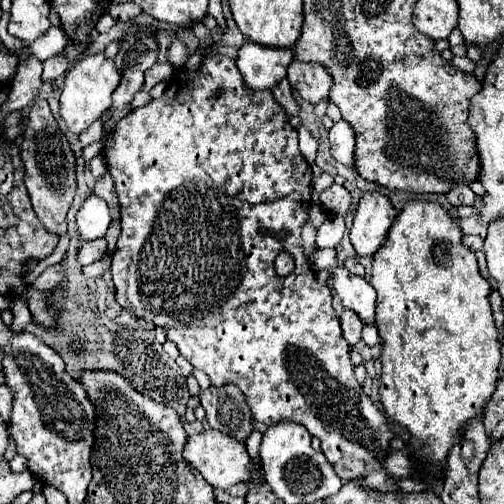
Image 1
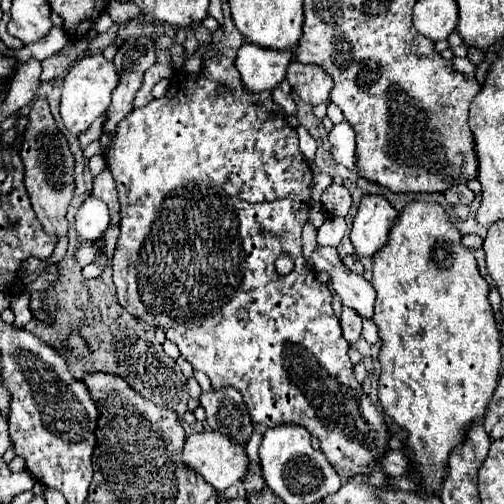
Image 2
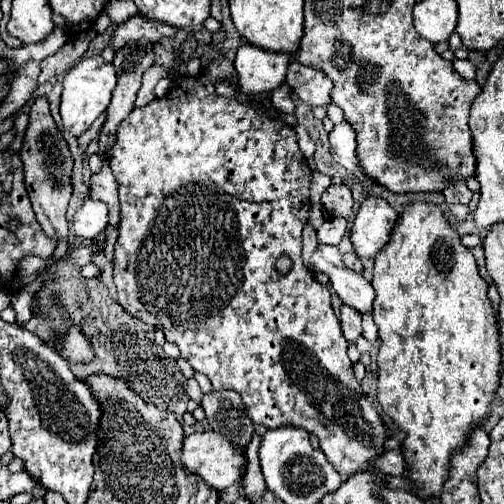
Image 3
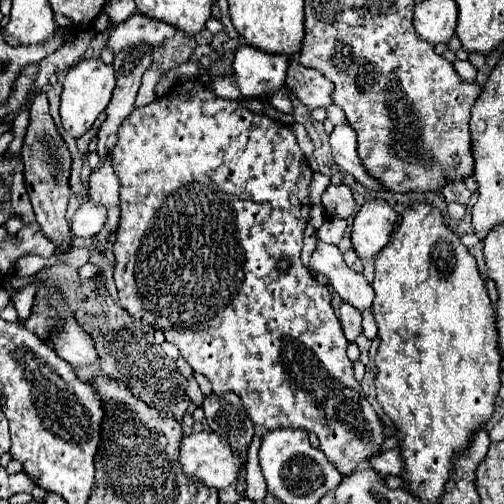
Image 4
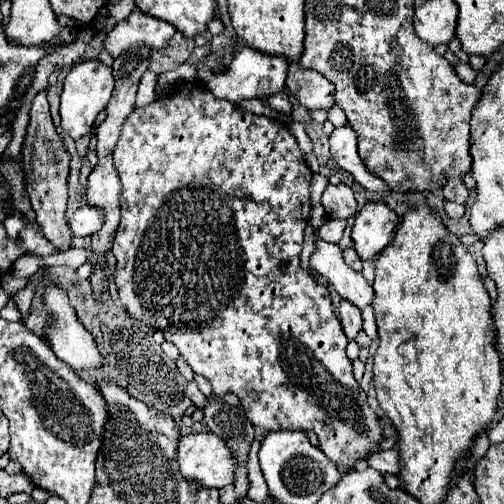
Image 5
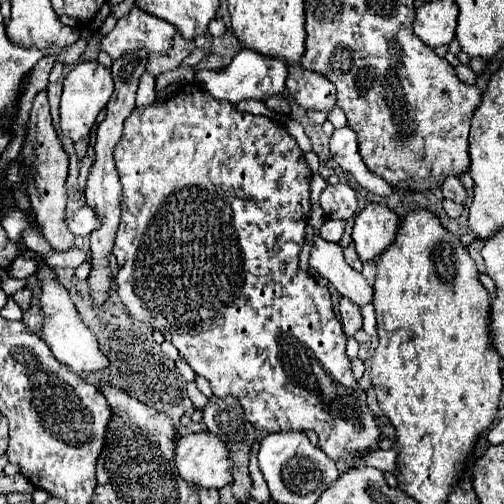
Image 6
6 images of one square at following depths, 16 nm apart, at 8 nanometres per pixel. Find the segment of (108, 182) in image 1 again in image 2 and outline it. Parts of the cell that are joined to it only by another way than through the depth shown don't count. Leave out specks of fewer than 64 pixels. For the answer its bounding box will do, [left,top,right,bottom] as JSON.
[92,168,120,224]

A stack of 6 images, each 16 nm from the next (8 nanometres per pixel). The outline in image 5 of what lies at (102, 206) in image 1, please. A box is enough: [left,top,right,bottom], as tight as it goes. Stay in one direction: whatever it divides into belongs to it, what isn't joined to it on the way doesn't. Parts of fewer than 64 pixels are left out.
[68,204,104,236]

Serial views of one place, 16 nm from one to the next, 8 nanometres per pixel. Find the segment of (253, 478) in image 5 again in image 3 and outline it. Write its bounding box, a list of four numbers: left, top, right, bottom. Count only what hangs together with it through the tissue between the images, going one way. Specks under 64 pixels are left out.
[244,434,266,496]

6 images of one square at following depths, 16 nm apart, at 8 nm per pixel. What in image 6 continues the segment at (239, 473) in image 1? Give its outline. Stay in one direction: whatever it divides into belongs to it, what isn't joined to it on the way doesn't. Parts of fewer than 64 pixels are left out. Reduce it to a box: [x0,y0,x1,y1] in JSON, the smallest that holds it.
[176,432,232,488]

